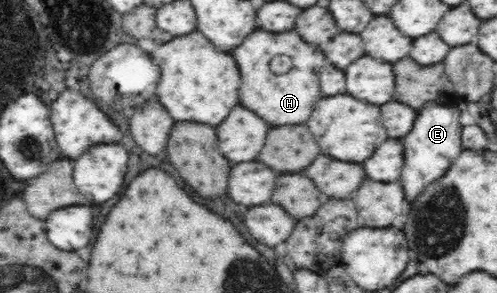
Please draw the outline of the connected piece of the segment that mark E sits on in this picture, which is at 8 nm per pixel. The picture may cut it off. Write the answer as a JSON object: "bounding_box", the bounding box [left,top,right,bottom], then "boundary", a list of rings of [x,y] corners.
{"bounding_box":[400,102,463,202],"boundary":[[[429,102],[419,112],[413,130],[401,140],[403,146],[405,146],[405,168],[400,174],[400,180],[405,192],[405,198],[409,202],[413,202],[423,192],[425,186],[439,180],[439,176],[447,170],[449,160],[453,162],[461,154],[463,146],[461,146],[459,114],[461,112],[457,108],[447,108],[447,106]]]}

